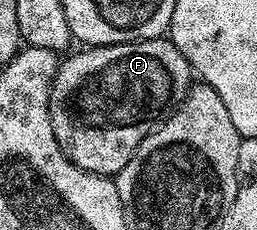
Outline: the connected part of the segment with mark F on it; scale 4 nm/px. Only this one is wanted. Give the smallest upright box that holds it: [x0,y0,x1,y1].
[51,36,193,178]

